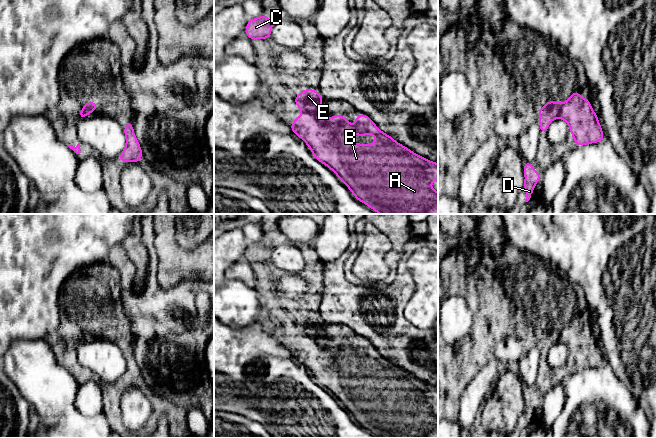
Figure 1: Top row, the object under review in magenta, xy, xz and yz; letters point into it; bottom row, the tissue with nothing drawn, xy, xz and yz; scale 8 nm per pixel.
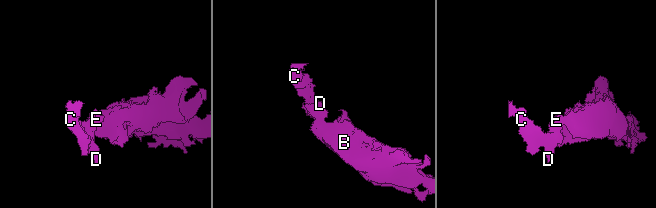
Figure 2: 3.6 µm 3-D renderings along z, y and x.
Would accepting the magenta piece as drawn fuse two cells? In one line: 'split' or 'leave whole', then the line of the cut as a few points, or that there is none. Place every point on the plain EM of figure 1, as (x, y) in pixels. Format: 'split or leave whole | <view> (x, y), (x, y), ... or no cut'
leave whole | no cut

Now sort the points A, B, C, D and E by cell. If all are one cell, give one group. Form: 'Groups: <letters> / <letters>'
Groups: A B C D E

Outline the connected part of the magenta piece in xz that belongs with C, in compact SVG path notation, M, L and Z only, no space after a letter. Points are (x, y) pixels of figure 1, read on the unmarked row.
M263 238L252 244L248 244L245 258L250 264L268 263L274 248L269 241Z

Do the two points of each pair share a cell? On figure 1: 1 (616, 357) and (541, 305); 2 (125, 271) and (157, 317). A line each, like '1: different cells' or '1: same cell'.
1: different cells
2: same cell

